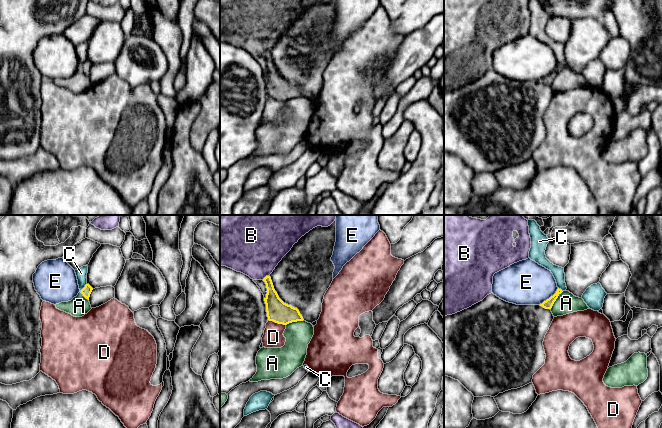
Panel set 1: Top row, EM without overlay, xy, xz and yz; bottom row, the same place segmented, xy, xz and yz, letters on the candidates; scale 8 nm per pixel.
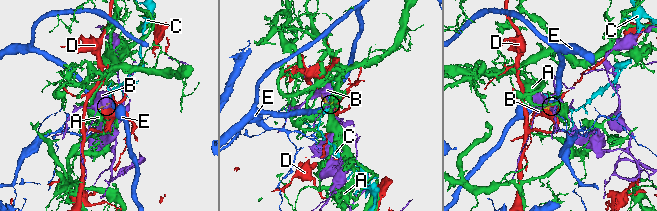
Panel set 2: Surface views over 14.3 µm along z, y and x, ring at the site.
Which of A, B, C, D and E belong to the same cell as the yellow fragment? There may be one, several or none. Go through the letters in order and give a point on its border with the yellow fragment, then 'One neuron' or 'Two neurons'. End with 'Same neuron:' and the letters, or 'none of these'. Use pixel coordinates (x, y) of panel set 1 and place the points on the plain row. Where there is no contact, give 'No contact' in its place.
A: Touches yellow at yz (555, 76). Two neurons
B: Touches yellow at xz (266, 52). Two neurons
C: Touches yellow at xy (84, 63). Two neurons
D: Touches yellow at xz (277, 98). Two neurons
E: Touches yellow at yz (550, 73). Two neurons
Same neuron: none of these

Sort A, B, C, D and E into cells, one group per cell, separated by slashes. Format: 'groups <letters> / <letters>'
groups A / B / C / D / E

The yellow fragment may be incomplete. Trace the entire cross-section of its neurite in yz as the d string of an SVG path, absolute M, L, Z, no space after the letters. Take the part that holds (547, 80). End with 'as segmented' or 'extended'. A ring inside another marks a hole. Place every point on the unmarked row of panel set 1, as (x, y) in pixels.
M557 65L556 69L551 72L549 75L547 75L546 77L544 77L542 80L540 80L540 82L542 82L545 85L551 85L554 78L556 77L556 75L558 74L558 72L562 69L563 67L561 65Z; as segmented

